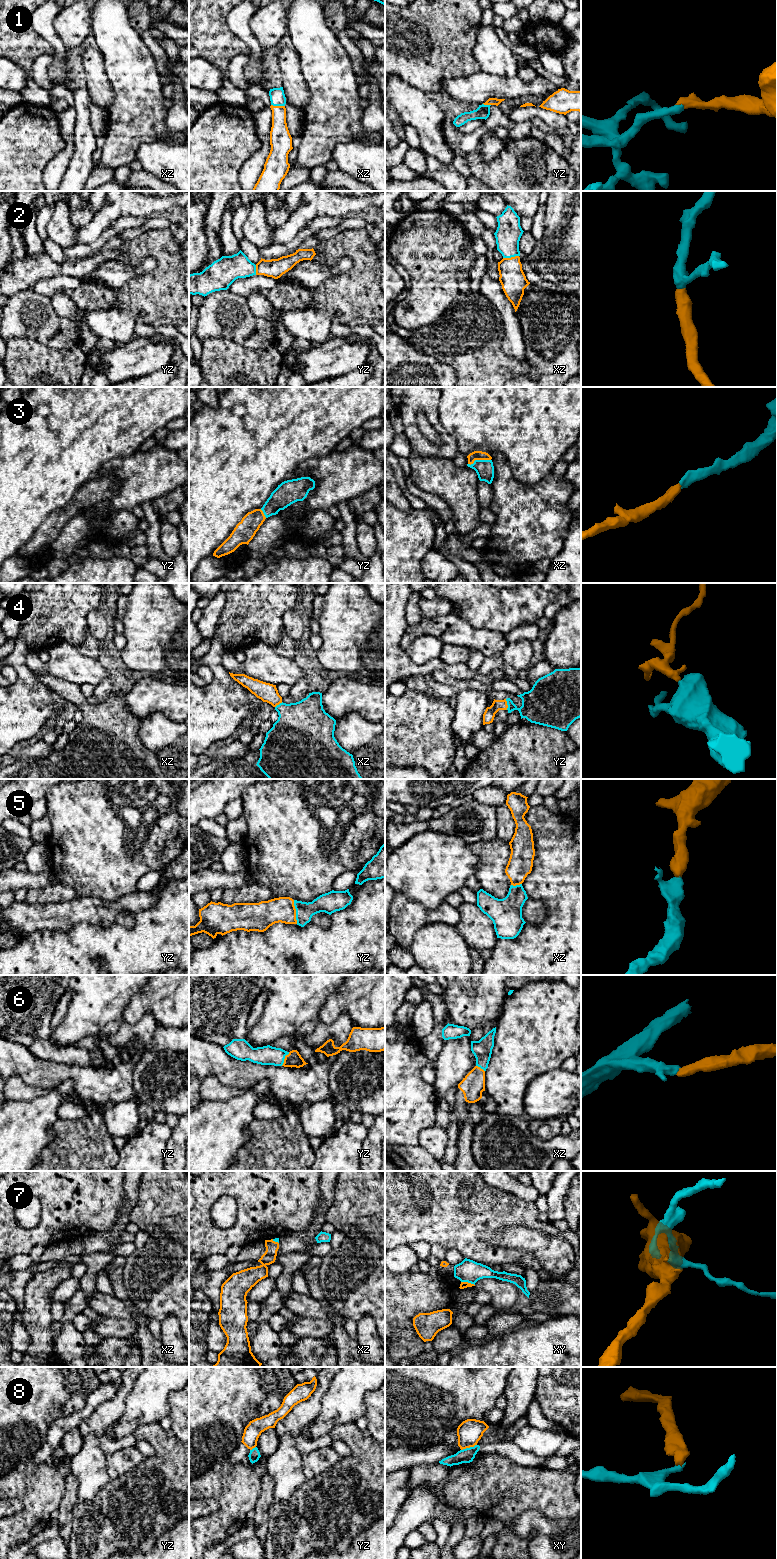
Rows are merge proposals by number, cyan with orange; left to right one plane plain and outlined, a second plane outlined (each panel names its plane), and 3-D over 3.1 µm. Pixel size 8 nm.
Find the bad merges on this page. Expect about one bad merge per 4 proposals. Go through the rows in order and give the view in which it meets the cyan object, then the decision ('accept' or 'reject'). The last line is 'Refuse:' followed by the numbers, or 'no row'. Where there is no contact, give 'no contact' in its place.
1: meets cyan in xz; accept
2: meets cyan in xz; accept
3: meets cyan in xz; accept
4: meets cyan in yz; accept
5: meets cyan in yz; accept
6: meets cyan in yz; accept
7: meets cyan in xy; reject
8: meets cyan in xy; reject
Refuse: 7, 8

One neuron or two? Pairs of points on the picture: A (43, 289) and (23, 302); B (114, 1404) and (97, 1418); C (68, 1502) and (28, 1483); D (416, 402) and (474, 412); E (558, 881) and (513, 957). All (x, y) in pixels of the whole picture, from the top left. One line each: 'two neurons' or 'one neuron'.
A: two neurons
B: one neuron
C: two neurons
D: two neurons
E: one neuron

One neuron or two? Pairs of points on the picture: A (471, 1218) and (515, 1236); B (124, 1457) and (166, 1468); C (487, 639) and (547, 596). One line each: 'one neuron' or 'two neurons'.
A: two neurons
B: two neurons
C: two neurons

